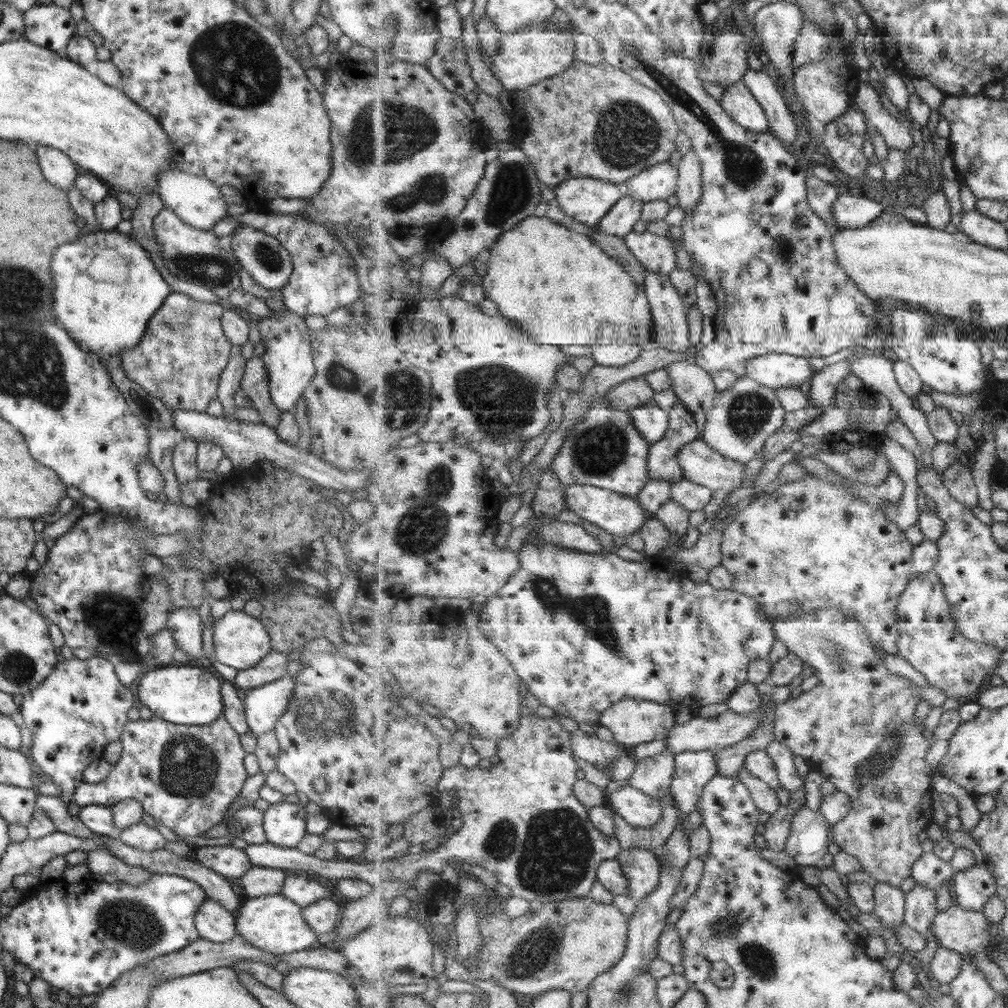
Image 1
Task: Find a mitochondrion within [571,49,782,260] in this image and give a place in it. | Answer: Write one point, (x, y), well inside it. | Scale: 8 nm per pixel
(625, 136)

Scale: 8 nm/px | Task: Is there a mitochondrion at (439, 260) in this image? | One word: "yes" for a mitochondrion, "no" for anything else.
no

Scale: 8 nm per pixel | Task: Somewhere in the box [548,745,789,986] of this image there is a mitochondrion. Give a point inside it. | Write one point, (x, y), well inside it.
(758, 959)

